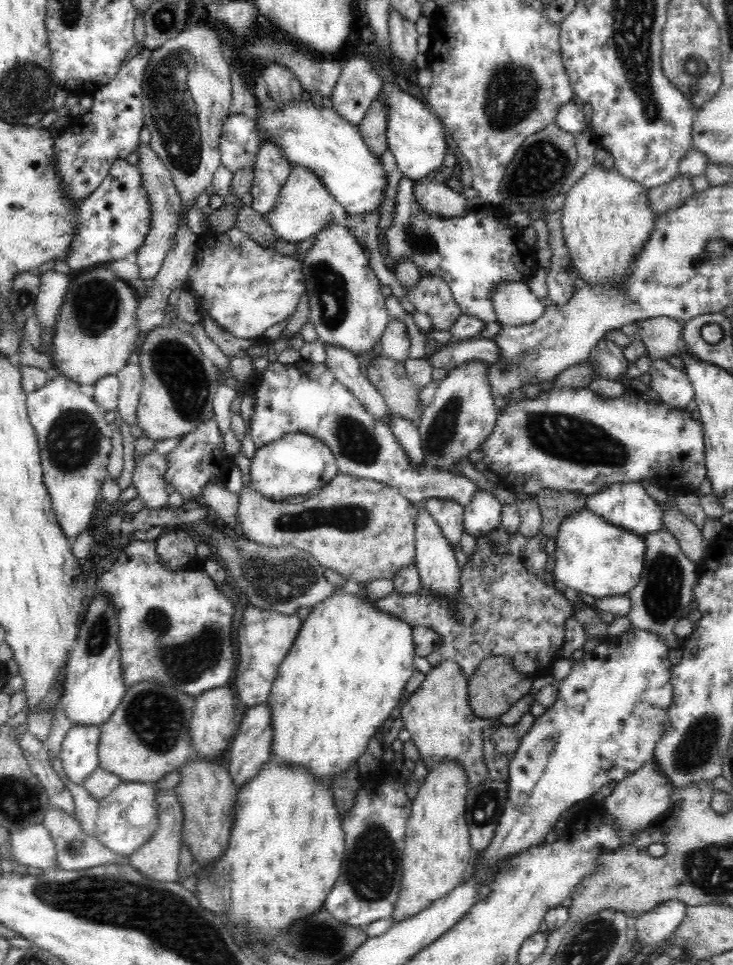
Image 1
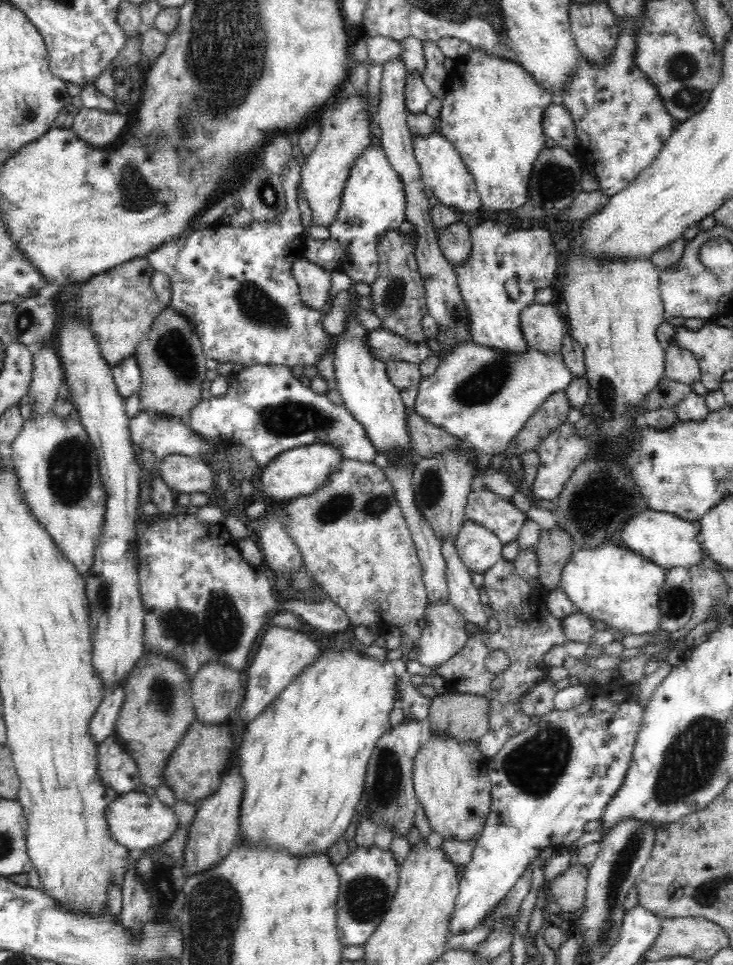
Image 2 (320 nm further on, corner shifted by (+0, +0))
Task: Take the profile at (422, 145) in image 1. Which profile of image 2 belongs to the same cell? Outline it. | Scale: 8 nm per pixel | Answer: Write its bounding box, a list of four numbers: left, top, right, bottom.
[413,131,483,217]

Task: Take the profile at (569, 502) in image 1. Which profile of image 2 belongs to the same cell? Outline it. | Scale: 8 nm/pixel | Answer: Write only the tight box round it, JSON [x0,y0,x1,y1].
[532,526,572,590]

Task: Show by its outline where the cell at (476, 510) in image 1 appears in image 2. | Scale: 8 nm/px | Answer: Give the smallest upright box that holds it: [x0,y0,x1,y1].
[455,520,502,574]

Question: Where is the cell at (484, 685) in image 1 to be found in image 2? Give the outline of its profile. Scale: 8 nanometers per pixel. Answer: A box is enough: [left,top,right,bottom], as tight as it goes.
[425,693,490,744]

